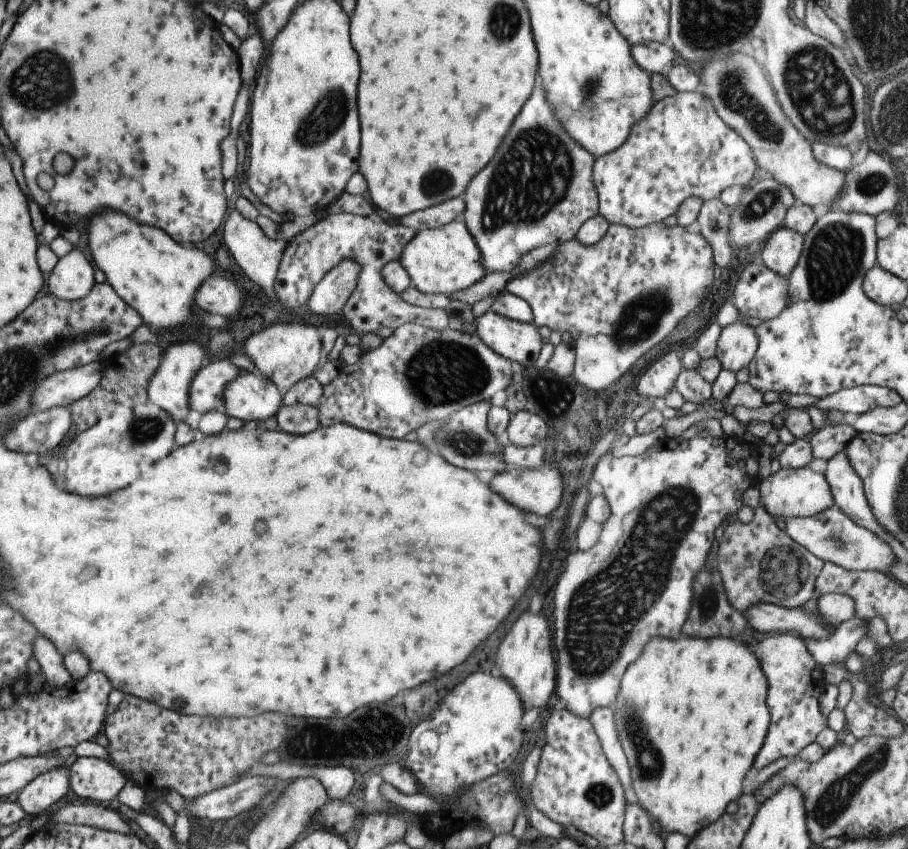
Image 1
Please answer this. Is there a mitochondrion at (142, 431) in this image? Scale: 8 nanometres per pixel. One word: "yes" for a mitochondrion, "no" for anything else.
yes

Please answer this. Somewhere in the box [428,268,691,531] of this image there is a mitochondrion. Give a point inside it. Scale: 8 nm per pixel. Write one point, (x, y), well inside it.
(639, 319)

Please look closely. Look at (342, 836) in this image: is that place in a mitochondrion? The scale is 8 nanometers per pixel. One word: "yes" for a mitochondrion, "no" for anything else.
no

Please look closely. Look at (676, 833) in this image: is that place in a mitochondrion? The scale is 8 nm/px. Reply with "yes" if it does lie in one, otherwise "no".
no

